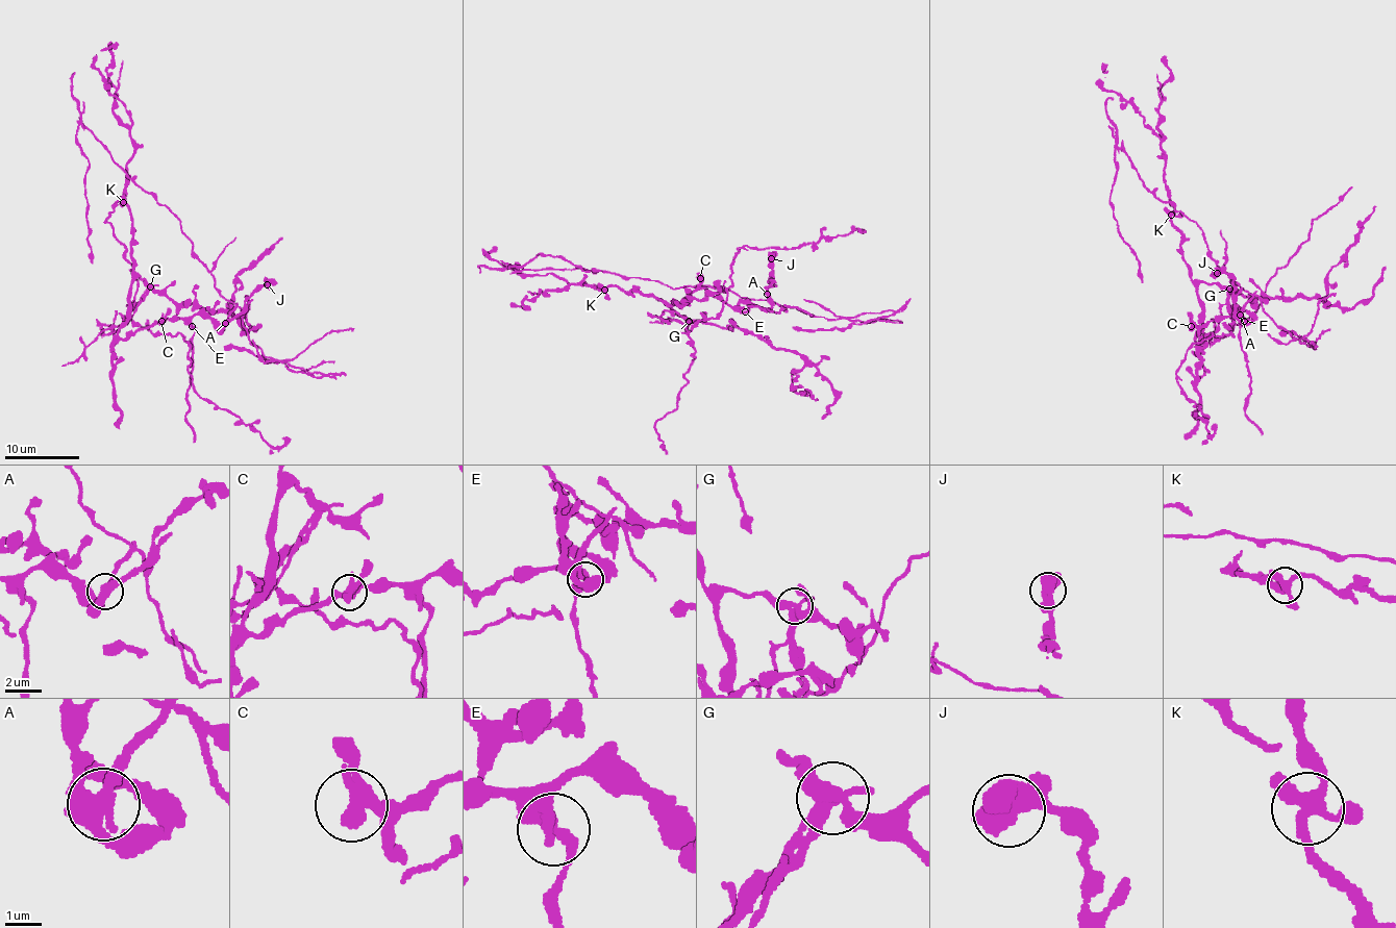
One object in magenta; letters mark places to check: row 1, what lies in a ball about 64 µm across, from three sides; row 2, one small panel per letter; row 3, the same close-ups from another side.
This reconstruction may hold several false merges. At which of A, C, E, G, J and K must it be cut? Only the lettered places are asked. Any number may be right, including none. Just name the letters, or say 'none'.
A, E, G

